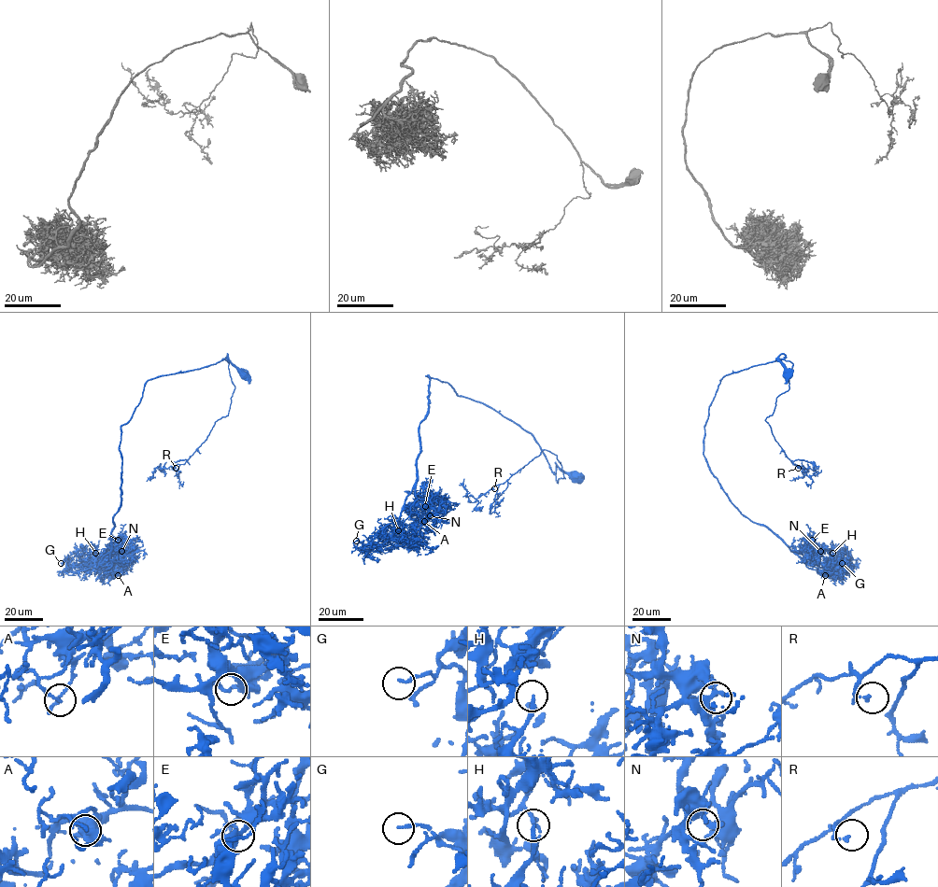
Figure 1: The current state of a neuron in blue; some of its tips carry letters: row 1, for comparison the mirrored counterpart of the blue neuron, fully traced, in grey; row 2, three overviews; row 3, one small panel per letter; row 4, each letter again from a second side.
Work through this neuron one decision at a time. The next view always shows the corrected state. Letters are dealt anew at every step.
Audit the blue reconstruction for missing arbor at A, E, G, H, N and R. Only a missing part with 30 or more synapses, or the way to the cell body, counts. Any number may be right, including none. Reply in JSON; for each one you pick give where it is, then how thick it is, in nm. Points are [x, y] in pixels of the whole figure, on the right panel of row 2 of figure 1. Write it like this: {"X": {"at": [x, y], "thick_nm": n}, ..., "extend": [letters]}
{"H": {"at": [832, 553], "thick_nm": 190}, "R": {"at": [798, 468], "thick_nm": 140}, "extend": ["H", "R"]}

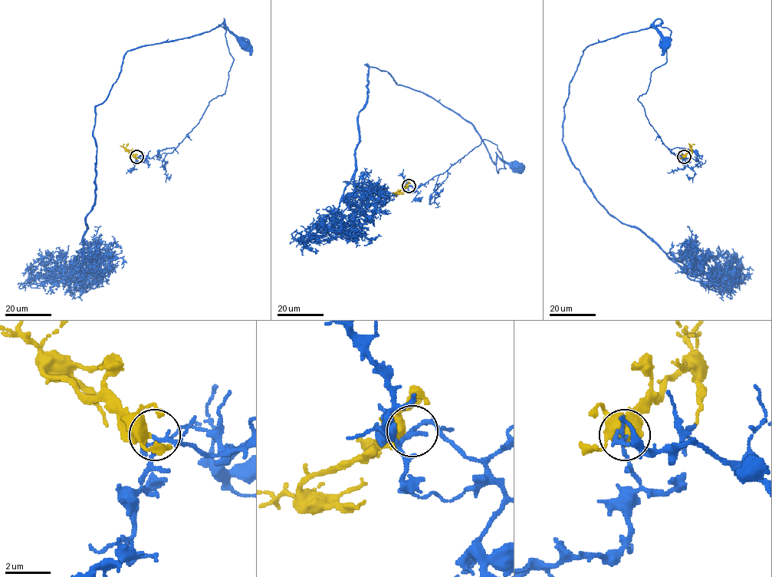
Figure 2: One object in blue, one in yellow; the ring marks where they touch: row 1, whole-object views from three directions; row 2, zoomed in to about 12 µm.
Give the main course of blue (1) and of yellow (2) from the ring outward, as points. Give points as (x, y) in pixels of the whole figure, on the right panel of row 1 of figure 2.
1: (684, 156), (664, 144), (638, 100), (651, 73), (667, 60), (671, 31), (657, 18), (654, 27), (665, 44)
2: (684, 157), (695, 144)

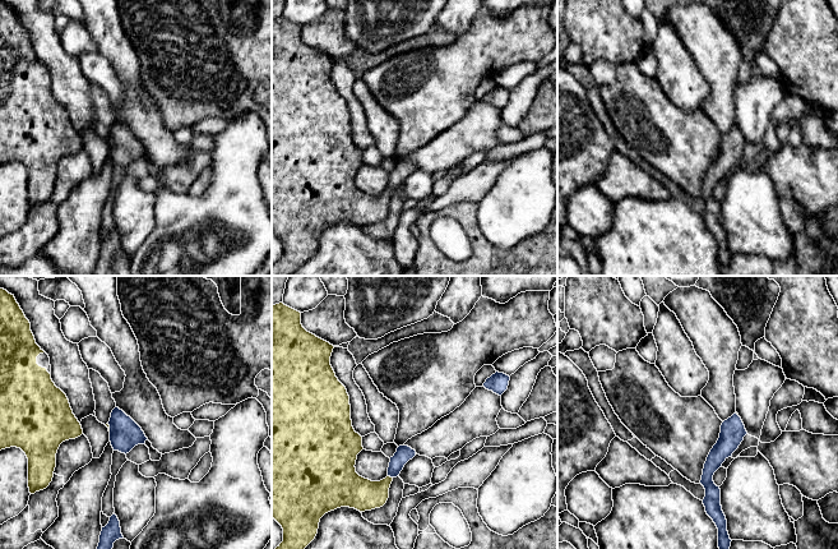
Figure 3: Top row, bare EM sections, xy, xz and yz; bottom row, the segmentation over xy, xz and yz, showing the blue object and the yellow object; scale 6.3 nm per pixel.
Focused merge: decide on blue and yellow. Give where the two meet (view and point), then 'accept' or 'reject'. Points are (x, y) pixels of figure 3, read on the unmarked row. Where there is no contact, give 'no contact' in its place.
meets blue in xz at (390, 190); accept

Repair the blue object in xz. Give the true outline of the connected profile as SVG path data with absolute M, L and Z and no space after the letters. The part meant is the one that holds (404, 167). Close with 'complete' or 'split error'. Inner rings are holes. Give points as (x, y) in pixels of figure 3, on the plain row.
M283 17L272 19L272 231L283 243L283 255L272 264L272 276L290 276L316 250L320 232L337 222L349 221L360 226L383 221L389 202L404 179L417 167L399 160L390 171L388 190L371 195L356 186L357 169L364 163L362 151L351 134L349 110L330 79L334 60L307 46L301 38L301 27Z; split error

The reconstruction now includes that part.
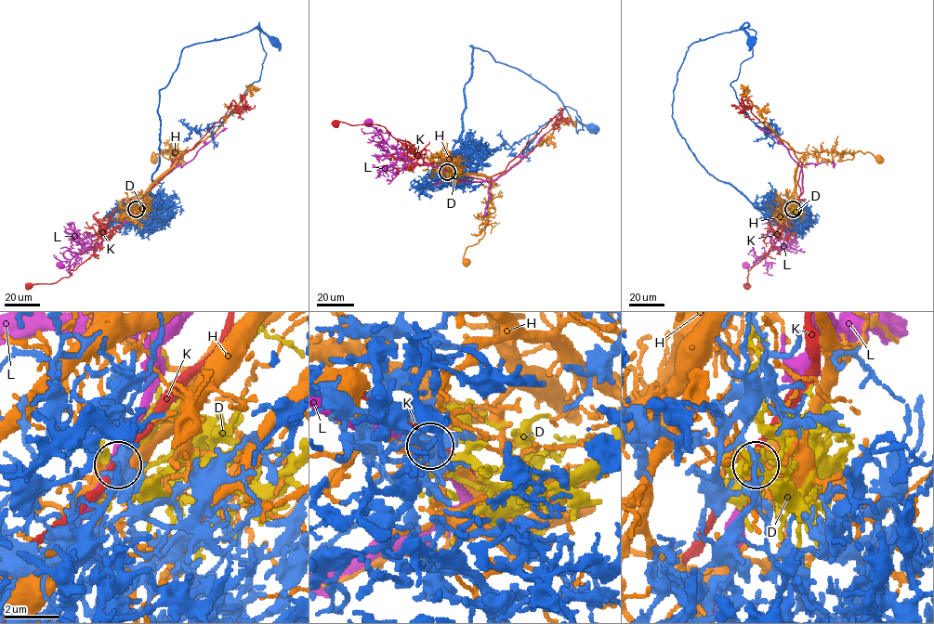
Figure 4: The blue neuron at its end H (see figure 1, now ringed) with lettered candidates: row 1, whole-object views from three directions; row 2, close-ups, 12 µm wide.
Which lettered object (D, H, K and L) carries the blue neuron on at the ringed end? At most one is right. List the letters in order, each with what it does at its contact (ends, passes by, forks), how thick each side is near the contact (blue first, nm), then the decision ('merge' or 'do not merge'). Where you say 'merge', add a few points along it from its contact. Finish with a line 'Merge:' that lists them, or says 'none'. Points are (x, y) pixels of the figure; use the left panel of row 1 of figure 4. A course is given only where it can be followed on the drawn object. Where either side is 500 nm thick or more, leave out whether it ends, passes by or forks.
D: it ends; calibres 190 and 150 nm; merge; course (136, 209), (138, 206), (139, 211), (144, 212), (150, 208)
H: calibres 160 and 500 nm; do not merge
K: it passes by; calibres 200 and 260 nm; do not merge
L: it passes by; calibres 200 and 300 nm; do not merge
Merge: D

